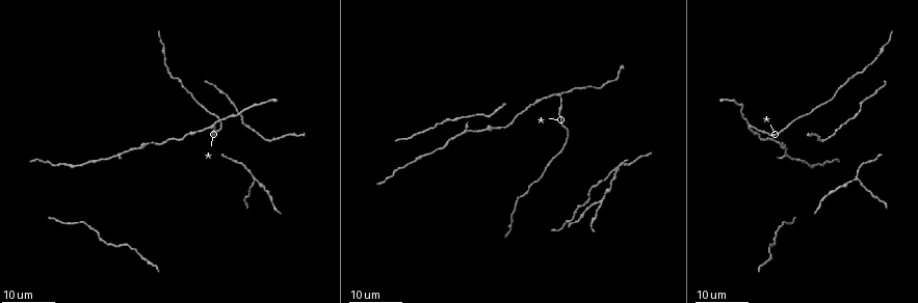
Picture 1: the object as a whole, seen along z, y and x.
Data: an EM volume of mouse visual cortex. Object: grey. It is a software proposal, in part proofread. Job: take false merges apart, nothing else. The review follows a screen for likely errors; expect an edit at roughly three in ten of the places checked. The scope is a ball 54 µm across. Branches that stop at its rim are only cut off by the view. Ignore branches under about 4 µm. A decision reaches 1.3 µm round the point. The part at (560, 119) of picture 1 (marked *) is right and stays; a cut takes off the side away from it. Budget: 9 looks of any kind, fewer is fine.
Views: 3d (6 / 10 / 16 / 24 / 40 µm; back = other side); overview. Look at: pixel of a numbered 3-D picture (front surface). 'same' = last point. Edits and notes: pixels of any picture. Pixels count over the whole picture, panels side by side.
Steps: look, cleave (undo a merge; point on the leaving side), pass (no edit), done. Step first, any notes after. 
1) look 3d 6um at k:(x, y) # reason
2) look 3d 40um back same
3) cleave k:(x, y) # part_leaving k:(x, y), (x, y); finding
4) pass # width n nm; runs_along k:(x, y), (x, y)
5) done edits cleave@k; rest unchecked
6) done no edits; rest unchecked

look 3d 16um at 1:(561, 96) # arms part here

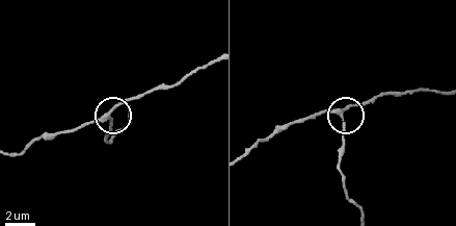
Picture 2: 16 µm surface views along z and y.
look 3d 10um at 2:(105, 117) # closer look

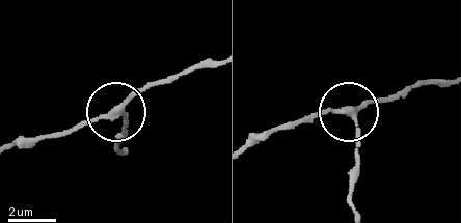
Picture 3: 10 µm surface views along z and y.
pass # runs_along 3:(353, 206), (353, 113), (388, 100); one neuron here

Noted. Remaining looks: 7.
look 3d 24um at 1:(833, 135)

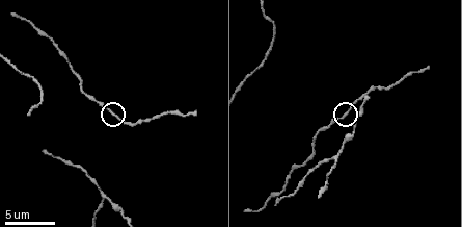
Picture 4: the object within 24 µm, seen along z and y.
look 3d 10um at 4:(342, 115)

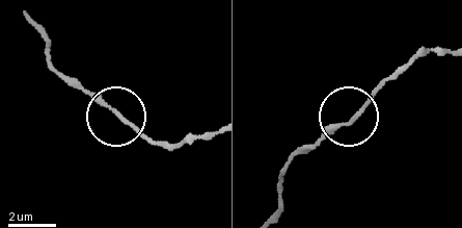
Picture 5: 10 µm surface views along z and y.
pass # one neuron here

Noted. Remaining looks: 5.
look 3d 16um at 4:(101, 195) # arms part here

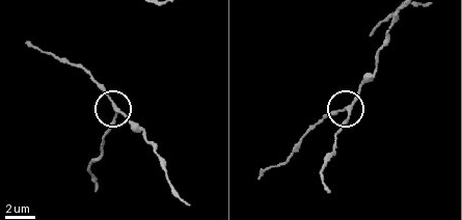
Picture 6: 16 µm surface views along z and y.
pass # arms 3; continuous, no second neuron

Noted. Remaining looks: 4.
look 3d 10um at 4:(69, 65) # narrows sharply

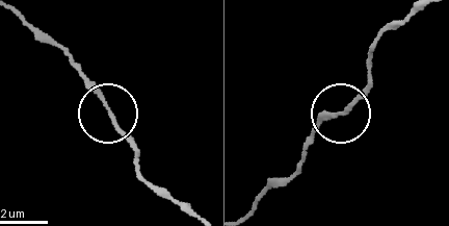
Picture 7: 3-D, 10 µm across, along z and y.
pass # continuous, no second neuron

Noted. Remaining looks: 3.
done no edits; rest unchecked

